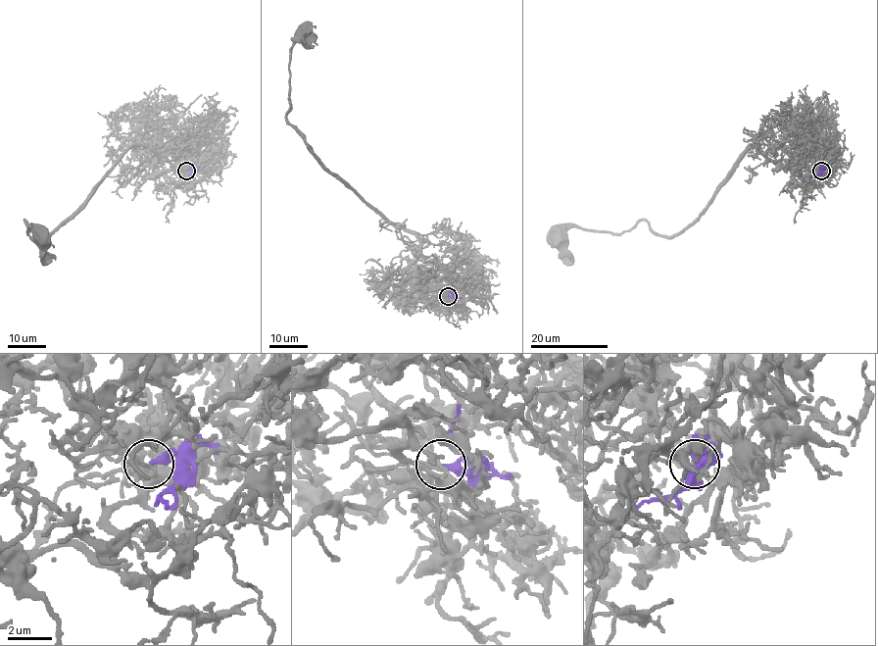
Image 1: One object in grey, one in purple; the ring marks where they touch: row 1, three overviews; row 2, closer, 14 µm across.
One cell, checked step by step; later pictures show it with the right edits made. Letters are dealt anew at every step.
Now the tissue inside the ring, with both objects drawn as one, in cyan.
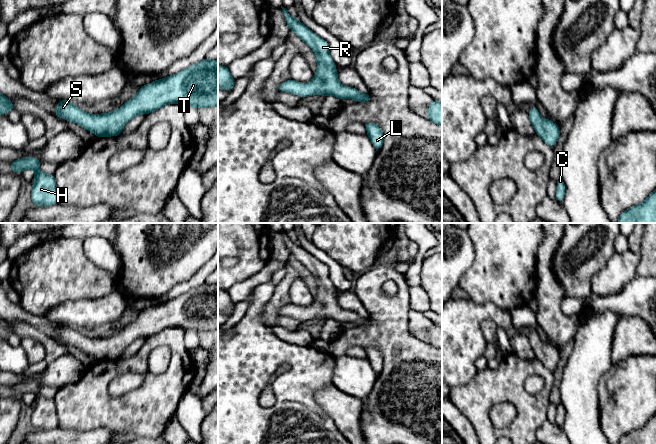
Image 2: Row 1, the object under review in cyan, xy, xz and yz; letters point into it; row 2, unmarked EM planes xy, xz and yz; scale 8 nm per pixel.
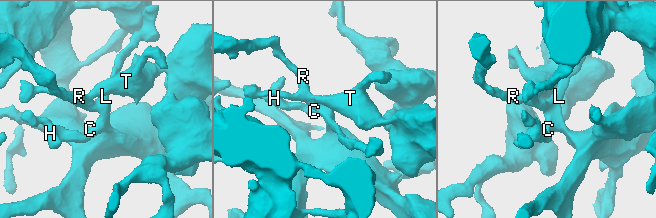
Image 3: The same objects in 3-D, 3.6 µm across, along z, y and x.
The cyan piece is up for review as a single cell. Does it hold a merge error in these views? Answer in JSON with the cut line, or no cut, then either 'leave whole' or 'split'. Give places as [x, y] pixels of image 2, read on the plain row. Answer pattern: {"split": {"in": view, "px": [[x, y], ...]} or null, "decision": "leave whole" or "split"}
{"split": null, "decision": "leave whole"}

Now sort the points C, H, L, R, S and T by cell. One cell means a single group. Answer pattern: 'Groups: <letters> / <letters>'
Groups: C H L R S T

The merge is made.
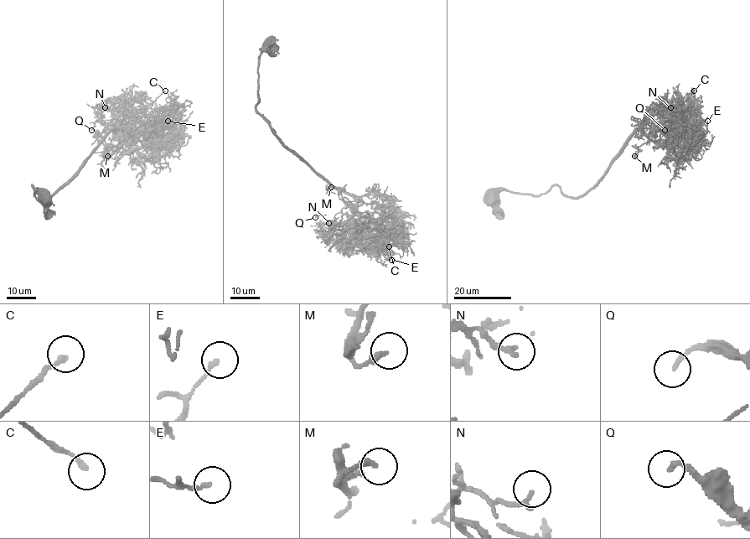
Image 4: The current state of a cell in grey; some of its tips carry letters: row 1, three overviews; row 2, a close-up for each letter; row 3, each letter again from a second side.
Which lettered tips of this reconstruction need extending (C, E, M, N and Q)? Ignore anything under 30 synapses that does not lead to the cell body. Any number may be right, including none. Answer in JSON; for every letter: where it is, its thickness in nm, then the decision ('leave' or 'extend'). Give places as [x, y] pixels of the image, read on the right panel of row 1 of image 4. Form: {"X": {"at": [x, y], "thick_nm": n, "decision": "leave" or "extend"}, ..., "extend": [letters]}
{"C": {"at": [694, 90], "thick_nm": 200, "decision": "leave"}, "E": {"at": [707, 121], "thick_nm": 150, "decision": "leave"}, "M": {"at": [634, 156], "thick_nm": 240, "decision": "leave"}, "N": {"at": [670, 107], "thick_nm": 190, "decision": "leave"}, "Q": {"at": [664, 130], "thick_nm": 180, "decision": "leave"}, "extend": []}

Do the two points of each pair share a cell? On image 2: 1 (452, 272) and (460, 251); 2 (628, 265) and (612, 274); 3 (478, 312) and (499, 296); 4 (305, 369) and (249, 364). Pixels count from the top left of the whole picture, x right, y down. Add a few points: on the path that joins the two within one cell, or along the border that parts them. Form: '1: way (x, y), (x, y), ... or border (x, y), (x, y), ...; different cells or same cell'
1: way (452, 267), (452, 259), (455, 256); same cell
2: way (624, 266), (616, 273); same cell
3: border (468, 297), (475, 303), (492, 302), (508, 311); different cells
4: way (291, 357), (263, 357); same cell

